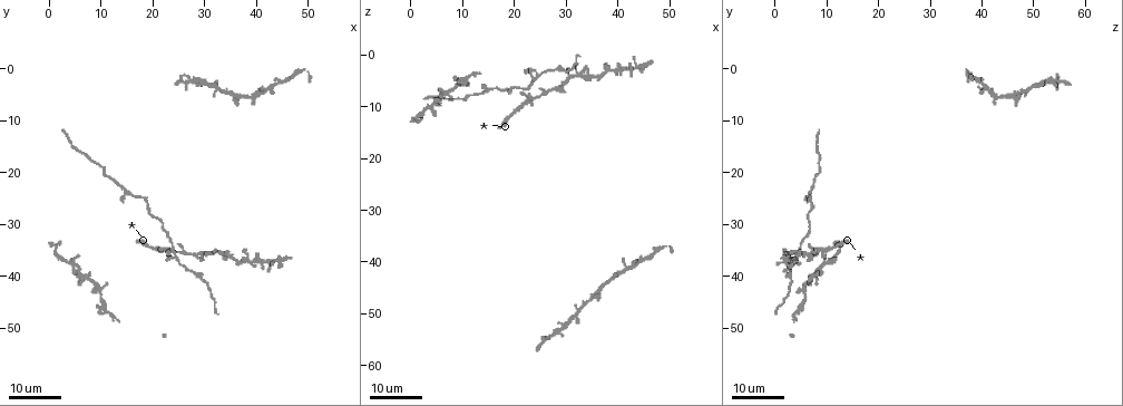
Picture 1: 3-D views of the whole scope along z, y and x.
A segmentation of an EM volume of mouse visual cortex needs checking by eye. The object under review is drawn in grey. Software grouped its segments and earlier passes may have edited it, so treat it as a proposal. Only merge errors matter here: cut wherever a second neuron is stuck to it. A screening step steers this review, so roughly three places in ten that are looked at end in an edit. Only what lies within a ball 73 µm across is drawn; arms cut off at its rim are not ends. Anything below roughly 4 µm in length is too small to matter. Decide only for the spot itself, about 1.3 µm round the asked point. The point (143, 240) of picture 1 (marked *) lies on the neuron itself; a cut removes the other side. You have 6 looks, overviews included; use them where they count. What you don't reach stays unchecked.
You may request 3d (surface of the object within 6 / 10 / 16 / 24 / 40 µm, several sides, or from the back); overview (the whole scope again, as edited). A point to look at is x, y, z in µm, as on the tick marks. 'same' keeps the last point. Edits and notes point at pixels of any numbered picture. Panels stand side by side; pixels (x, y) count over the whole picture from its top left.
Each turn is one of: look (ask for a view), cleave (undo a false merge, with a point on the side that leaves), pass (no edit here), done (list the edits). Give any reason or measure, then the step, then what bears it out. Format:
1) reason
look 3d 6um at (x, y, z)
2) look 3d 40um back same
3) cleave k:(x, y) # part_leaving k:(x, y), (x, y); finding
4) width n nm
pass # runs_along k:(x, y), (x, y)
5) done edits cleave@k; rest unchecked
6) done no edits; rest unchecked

sudden change in width
look 3d 16um at (14.5, 23.0, 7.5)

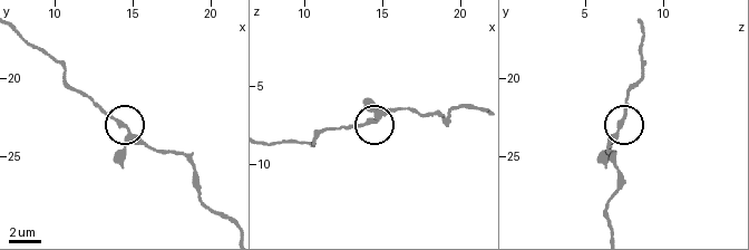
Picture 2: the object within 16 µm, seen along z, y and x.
zoom in
look 3d 6um at (14.4, 23.0, 7.2)

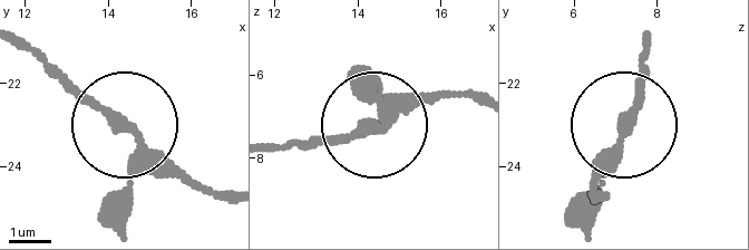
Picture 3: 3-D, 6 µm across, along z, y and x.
pass # runs_along 3:(478, 101), (414, 96), (371, 125), (290, 140); one neuron here

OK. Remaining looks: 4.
arms part here
look 3d 24um at (26.0, 35.0, 7.5)

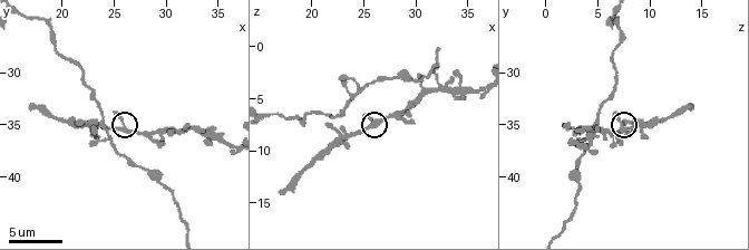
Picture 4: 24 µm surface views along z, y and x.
look 3d 6um at (26.0, 35.4, 7.2)

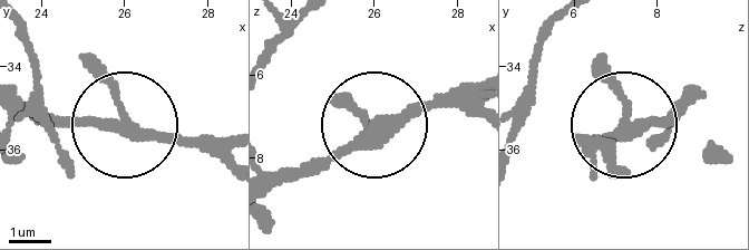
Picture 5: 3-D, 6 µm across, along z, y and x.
arms 3
pass # runs_along 5:(696, 101), (670, 122), (631, 122), (589, 150); one neuron here

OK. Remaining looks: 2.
side arm on a straight run
look 3d 24um at (39.5, 6.0, 43.0)

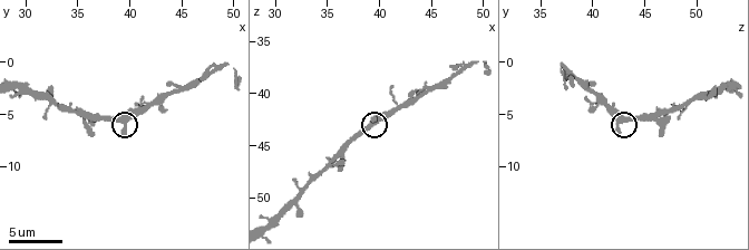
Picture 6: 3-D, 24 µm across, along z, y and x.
closer look
look 3d 6um at (38.8, 5.4, 43.4)

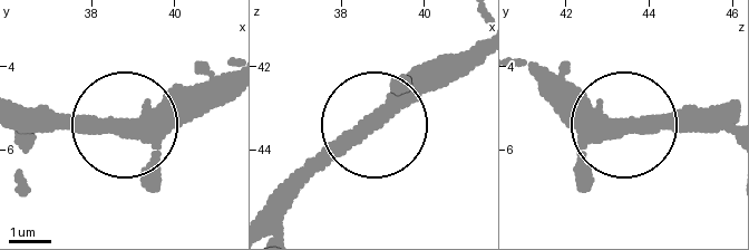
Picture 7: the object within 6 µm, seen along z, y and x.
width 350 nm
pass # all the same neuron

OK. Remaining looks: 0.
done no edits; rest unchecked

